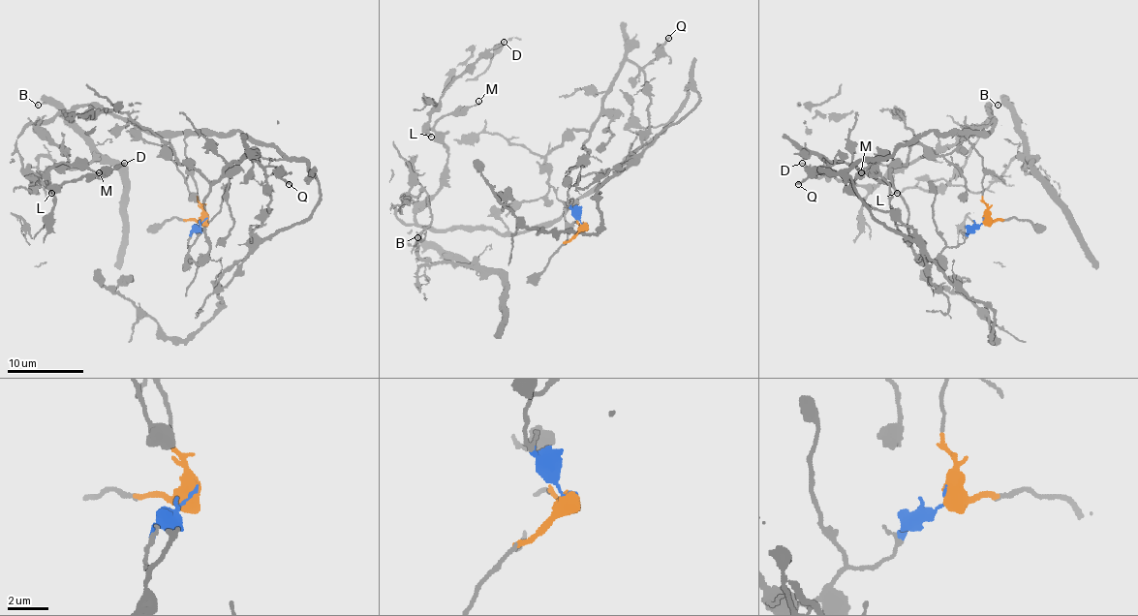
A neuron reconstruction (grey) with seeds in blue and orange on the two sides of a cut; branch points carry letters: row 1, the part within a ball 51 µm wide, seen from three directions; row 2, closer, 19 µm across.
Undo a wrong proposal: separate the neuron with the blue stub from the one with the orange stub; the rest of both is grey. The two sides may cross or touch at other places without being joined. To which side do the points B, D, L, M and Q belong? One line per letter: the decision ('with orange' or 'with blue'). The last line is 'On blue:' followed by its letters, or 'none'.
B: with orange
D: with orange
L: with orange
M: with orange
Q: with blue
On blue: Q

